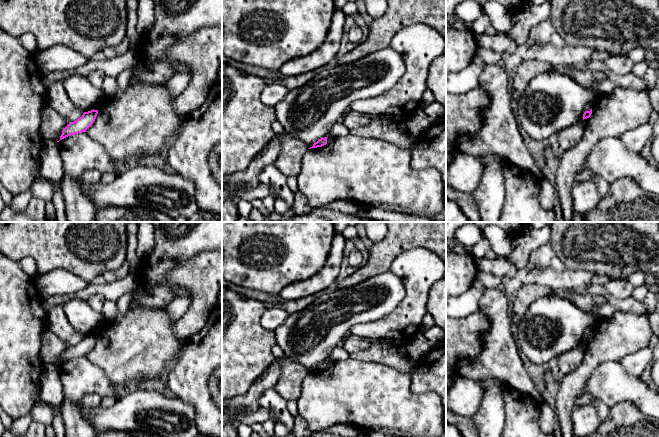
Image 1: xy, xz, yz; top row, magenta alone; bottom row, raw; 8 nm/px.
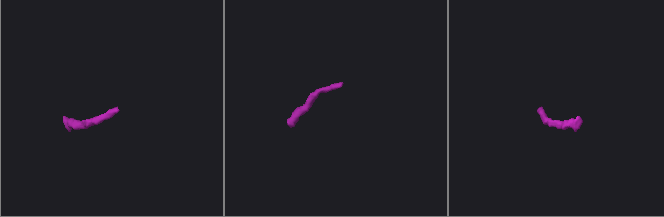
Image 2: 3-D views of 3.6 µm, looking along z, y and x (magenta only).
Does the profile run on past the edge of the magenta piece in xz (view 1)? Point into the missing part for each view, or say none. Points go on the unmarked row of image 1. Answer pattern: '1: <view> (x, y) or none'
1: xz (330, 363)

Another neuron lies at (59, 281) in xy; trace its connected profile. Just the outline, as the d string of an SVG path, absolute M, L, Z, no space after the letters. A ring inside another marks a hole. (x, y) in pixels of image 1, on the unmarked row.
M55 269L45 274L38 272L33 279L42 298L74 294L89 284L87 281L64 269Z

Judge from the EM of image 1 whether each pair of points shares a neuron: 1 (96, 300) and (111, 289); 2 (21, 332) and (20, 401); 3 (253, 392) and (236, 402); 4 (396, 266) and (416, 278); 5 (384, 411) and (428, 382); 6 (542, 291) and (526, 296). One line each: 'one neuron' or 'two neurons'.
1: two neurons
2: one neuron
3: one neuron
4: one neuron
5: two neurons
6: one neuron

